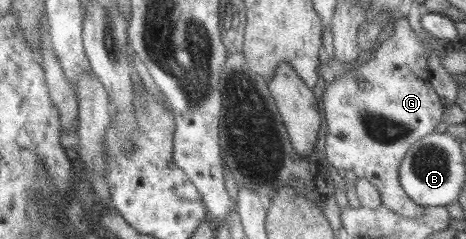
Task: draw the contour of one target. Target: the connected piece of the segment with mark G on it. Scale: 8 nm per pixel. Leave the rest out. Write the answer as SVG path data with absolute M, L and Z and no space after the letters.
M403 16L395 20L388 26L387 34L379 38L365 63L355 68L343 68L333 81L325 85L322 91L321 111L324 113L327 128L323 139L327 163L336 170L350 169L357 178L366 179L379 192L383 206L391 209L399 217L413 219L422 216L424 207L417 205L405 195L398 180L398 167L408 147L421 140L421 137L432 133L441 122L441 114L445 107L441 105L430 84L432 75L424 53L433 49L430 44L415 36L407 24L408 21L409 19Z

